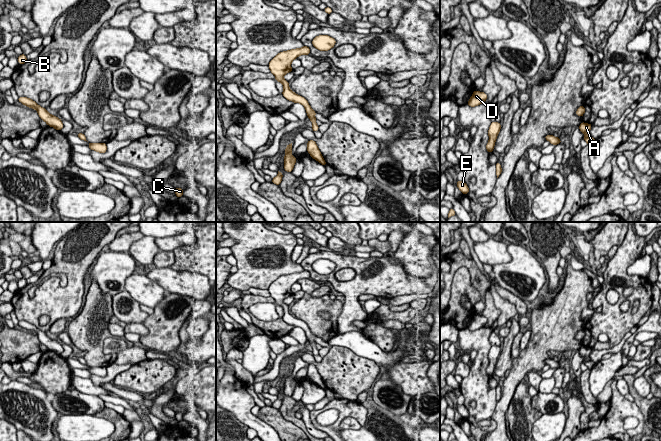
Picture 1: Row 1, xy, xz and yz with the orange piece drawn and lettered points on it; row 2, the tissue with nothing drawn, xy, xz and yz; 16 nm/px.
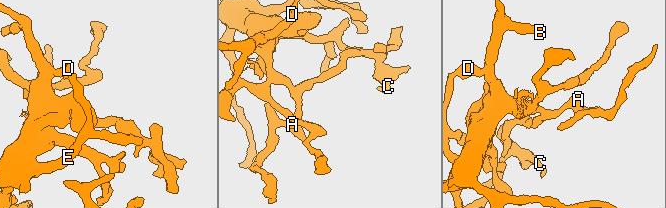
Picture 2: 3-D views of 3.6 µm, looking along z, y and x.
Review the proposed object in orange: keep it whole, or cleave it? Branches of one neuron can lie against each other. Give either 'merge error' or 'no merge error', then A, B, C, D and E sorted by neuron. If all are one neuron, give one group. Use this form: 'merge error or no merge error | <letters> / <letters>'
no merge error | A B C D E

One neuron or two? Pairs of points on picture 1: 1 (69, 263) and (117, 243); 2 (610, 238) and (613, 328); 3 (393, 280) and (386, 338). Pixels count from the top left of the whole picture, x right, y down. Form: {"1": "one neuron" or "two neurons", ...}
{"1": "two neurons", "2": "two neurons", "3": "two neurons"}

